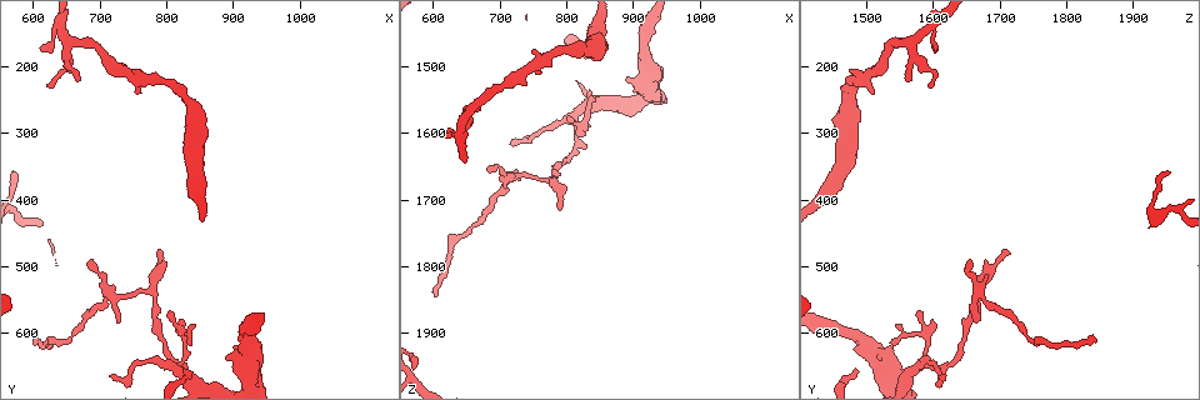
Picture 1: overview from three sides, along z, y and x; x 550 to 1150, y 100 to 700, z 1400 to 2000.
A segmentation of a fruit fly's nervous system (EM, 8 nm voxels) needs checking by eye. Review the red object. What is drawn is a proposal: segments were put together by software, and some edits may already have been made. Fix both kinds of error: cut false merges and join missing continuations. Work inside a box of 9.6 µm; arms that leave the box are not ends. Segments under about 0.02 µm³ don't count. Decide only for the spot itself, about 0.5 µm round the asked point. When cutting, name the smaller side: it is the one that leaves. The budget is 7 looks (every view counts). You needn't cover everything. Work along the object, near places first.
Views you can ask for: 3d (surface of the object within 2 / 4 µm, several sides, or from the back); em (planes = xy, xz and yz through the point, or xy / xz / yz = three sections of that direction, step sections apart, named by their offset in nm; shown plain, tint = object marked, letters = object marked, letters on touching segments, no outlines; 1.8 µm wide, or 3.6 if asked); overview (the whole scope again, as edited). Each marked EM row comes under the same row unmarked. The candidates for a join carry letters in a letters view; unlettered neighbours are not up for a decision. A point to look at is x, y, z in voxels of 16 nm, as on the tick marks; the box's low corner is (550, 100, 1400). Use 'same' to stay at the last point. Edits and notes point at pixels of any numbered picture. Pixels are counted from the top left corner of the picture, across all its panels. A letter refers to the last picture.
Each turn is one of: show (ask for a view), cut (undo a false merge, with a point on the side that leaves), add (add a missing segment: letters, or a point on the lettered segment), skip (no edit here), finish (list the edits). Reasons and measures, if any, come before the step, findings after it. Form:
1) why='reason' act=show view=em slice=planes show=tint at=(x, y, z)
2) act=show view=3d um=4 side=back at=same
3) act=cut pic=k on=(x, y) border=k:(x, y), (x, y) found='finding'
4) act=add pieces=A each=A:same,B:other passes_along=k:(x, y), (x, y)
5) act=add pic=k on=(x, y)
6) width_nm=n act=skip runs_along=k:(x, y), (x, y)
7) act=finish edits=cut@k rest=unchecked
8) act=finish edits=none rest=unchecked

why='thin end' act=show view=em slice=planes show=letters at=(795, 475, 1710)

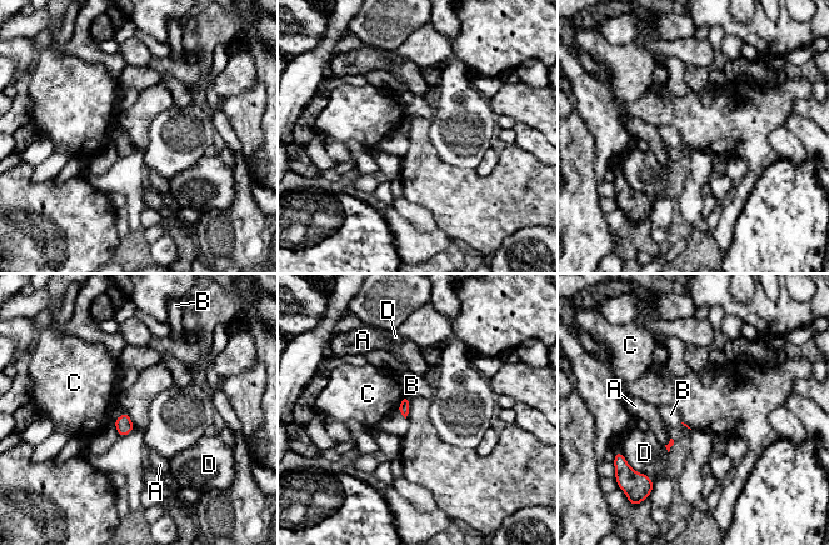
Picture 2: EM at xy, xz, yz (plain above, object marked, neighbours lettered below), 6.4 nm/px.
act=skip each=A:other,B:other,C:other,D:other border=2:(404, 394), (409, 398) found='no lettered segment goes on from it'

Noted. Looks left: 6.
why='an open end' act=show view=em um=3.6 slice=planes show=letters at=(615, 180, 1605)

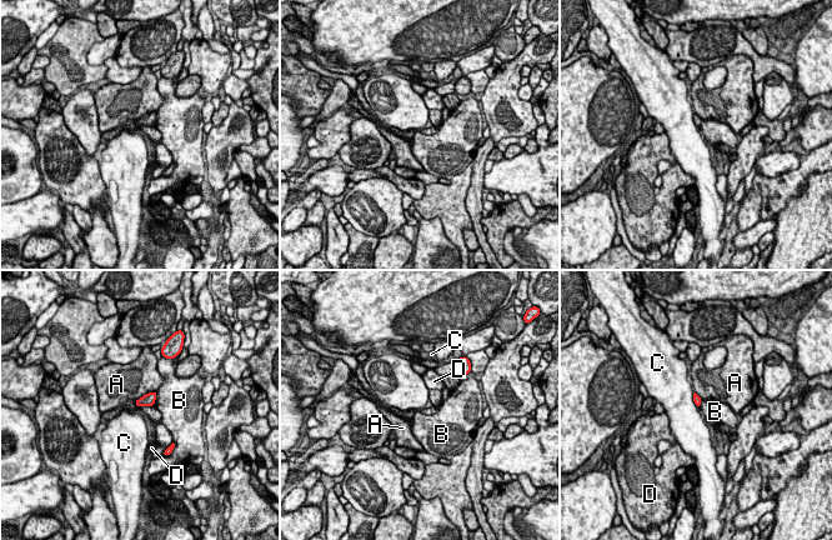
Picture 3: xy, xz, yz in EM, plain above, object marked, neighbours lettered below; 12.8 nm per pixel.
longest_contact=A:300nm act=skip each=A:other,B:other,C:other,D:other border=3:(692, 394), (692, 400), (697, 408) found='none of them fits'

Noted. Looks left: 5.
why='thin end' act=show view=3d um=4 at=(830, 585, 1605)

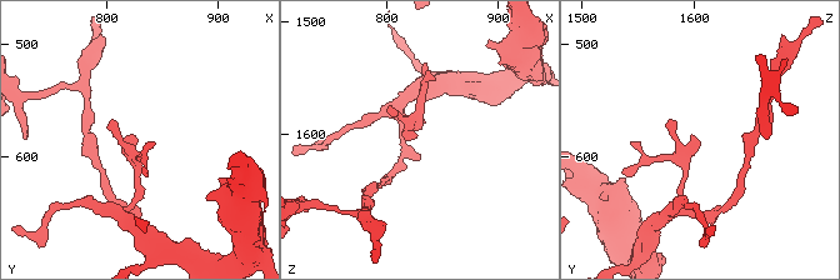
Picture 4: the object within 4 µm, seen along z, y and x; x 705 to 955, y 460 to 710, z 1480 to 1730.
act=show view=em slice=planes show=letters at=(828, 586, 1602)

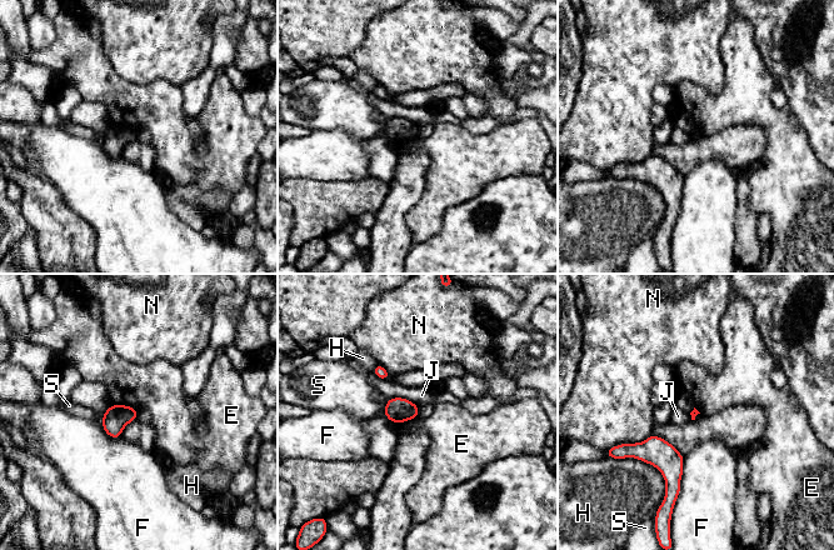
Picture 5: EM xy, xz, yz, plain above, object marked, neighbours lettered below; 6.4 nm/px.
act=skip each=E:other,F:other,H:other,J:other,N:other,S:other border=5:(416, 416), (395, 424) found='none of them fits'

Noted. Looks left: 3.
act=finish edits=none rest=unchecked

